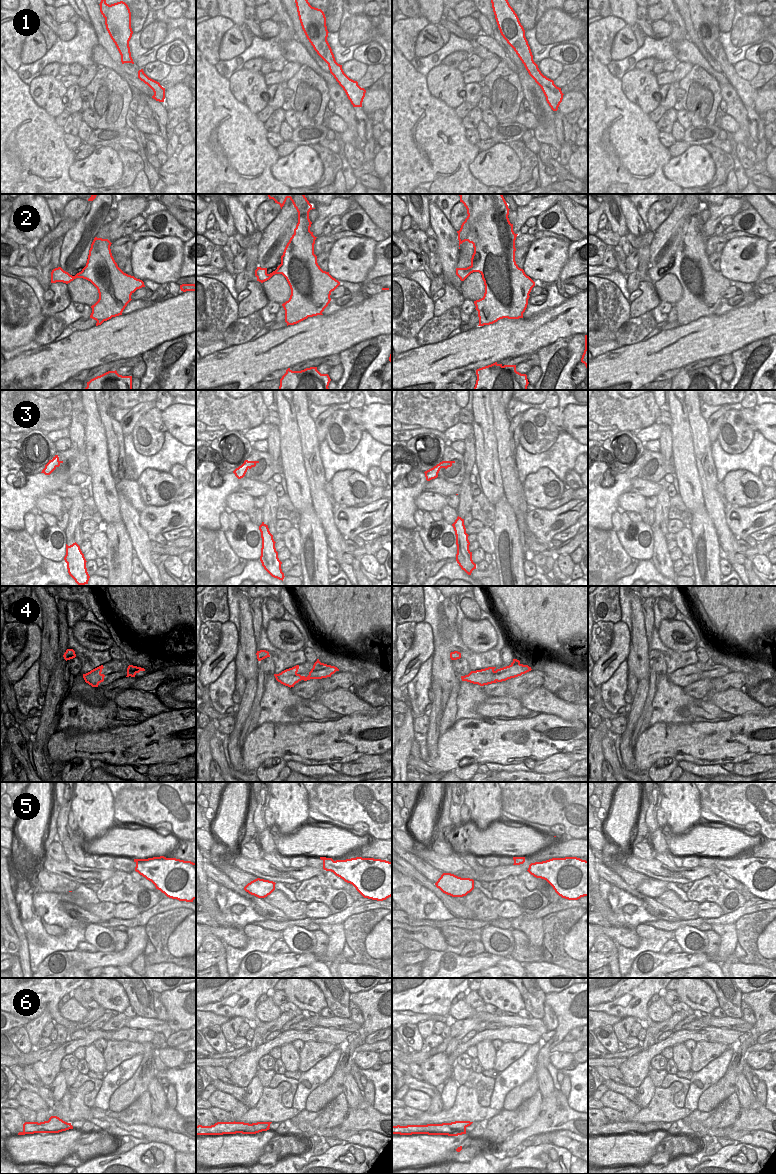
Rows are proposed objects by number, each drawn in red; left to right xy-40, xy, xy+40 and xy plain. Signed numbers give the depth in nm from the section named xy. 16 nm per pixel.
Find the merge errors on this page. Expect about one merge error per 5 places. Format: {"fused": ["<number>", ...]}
{"fused": ["3", "6"]}

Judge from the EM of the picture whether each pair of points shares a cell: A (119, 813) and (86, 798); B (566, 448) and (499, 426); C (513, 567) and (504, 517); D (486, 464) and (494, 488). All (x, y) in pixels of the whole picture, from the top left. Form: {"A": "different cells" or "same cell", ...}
{"A": "different cells", "B": "different cells", "C": "same cell", "D": "same cell"}

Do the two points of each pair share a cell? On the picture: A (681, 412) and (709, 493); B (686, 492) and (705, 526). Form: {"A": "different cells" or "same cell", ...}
{"A": "different cells", "B": "different cells"}

